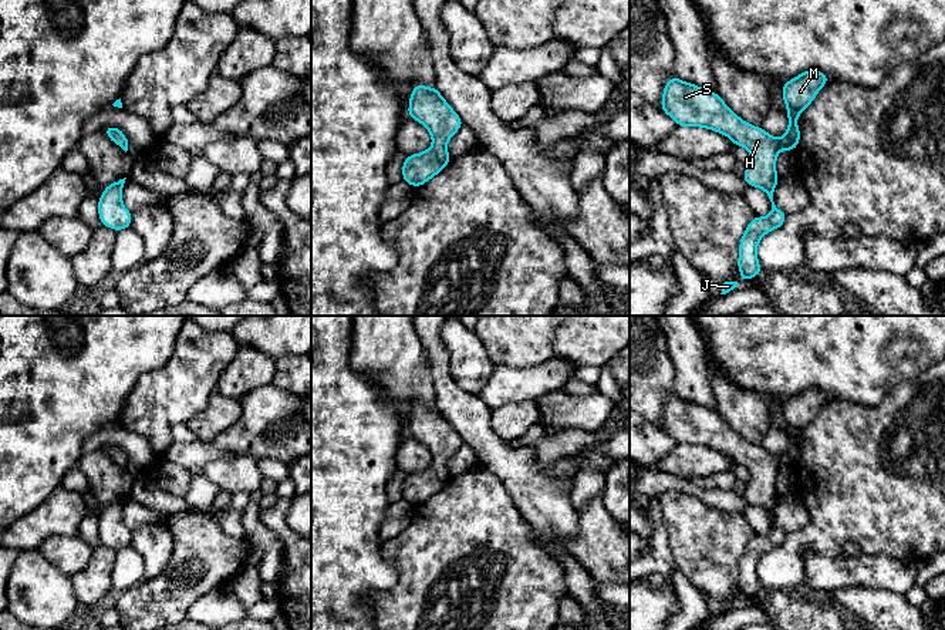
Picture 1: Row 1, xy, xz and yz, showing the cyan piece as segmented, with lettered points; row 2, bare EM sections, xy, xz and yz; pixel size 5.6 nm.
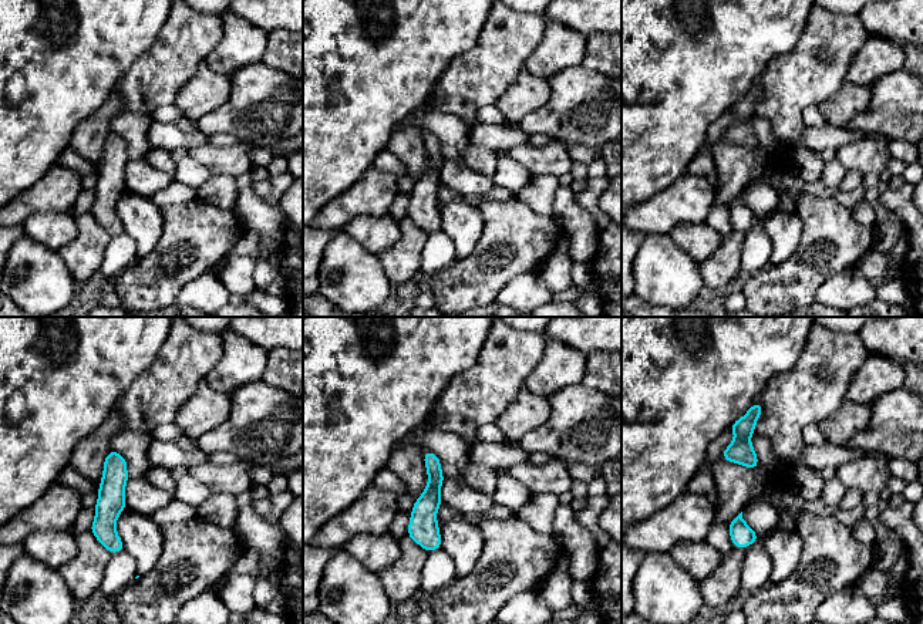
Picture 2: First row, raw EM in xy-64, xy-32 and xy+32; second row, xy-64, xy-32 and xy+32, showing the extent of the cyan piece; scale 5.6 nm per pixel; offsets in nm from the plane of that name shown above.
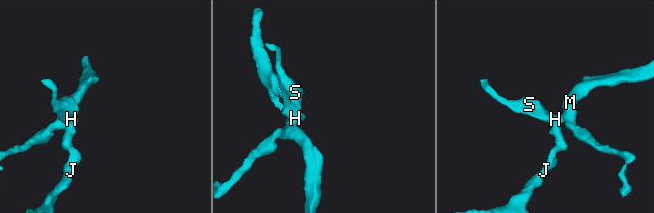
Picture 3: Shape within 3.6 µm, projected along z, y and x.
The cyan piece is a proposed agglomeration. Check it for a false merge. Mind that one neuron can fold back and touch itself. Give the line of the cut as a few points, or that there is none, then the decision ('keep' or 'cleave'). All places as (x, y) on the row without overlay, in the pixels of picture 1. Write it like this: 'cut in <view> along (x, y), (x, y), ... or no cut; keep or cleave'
no cut; keep

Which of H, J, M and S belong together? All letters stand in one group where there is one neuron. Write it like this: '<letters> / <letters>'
H J M S

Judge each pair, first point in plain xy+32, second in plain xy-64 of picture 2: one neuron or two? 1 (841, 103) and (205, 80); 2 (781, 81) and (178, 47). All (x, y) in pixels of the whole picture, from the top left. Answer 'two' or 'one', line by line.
1: one
2: one

